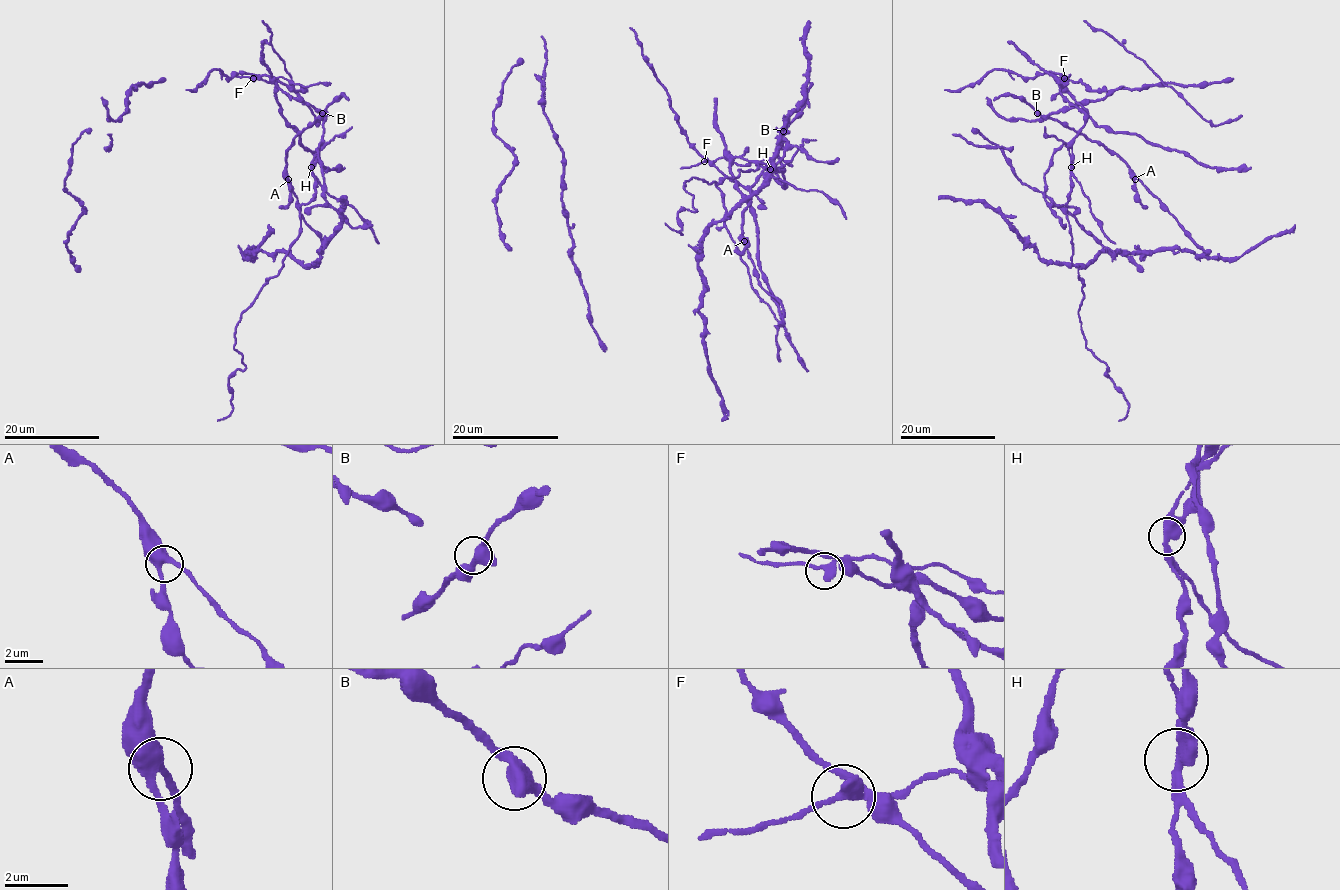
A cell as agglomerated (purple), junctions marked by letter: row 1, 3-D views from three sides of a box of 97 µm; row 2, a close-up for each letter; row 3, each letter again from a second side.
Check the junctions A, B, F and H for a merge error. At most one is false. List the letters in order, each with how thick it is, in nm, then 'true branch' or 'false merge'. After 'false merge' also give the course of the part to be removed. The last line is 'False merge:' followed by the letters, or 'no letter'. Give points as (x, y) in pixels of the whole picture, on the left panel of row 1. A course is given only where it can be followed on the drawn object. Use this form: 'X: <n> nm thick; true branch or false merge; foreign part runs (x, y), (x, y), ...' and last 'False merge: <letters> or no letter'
A: 400 nm thick; true branch
B: 400 nm thick; true branch
F: 280 nm thick; true branch
H: 380 nm thick; false merge; foreign part runs (311, 167), (315, 192), (299, 207), (299, 236), (236, 326), (245, 366), (229, 378), (232, 411), (217, 421)
False merge: H

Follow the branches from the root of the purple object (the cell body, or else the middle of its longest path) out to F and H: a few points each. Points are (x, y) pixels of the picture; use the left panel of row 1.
F: (267, 76), (253, 78)
H: (267, 76), (288, 95), (300, 97), (321, 114), (324, 135), (319, 159), (311, 167)

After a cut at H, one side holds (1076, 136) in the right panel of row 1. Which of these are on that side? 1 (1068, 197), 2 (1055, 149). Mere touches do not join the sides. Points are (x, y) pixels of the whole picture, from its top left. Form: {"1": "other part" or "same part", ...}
{"1": "other part", "2": "same part"}

